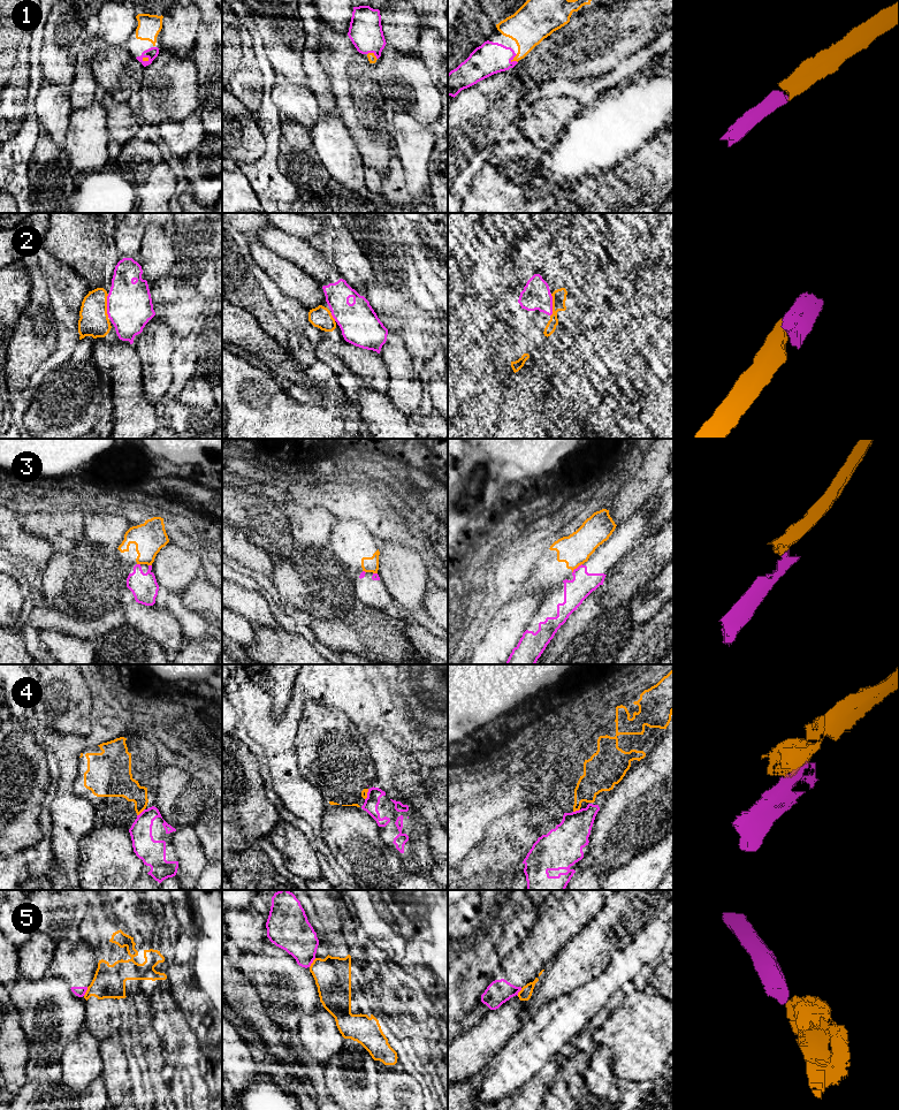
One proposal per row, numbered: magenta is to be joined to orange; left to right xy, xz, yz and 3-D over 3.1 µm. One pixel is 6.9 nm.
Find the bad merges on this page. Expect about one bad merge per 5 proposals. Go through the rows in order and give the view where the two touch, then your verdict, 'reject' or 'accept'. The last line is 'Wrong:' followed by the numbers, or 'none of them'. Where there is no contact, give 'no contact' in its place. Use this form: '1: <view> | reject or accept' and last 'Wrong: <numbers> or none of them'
1: yz | accept
2: xy | accept
3: yz | reject
4: xy | reject
5: xy | reject
Wrong: 3, 4, 5

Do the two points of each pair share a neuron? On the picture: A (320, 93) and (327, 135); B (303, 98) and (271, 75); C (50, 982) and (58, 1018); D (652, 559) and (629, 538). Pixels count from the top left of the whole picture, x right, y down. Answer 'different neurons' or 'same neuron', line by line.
A: different neurons
B: same neuron
C: same neuron
D: different neurons

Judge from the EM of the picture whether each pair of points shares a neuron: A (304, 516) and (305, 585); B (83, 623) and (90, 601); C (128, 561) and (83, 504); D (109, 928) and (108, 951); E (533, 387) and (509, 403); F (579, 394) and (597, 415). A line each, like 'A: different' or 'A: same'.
A: same
B: different
C: same
D: same
E: same
F: different

